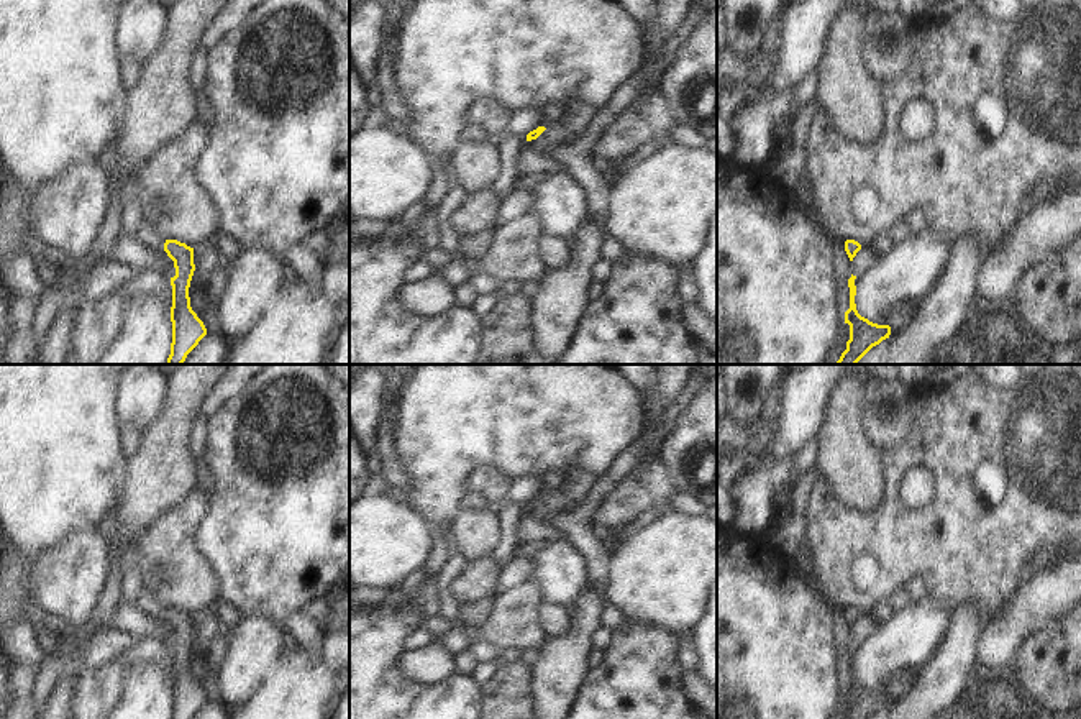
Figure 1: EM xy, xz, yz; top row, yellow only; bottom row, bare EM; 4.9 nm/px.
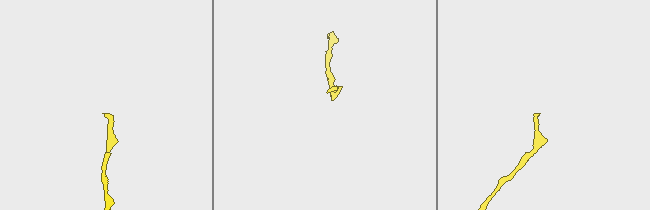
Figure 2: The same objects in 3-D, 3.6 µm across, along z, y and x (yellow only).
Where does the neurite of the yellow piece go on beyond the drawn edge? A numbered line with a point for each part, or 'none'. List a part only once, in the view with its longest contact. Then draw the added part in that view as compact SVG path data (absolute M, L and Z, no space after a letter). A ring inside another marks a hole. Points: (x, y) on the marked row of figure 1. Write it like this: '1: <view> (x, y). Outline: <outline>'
none.

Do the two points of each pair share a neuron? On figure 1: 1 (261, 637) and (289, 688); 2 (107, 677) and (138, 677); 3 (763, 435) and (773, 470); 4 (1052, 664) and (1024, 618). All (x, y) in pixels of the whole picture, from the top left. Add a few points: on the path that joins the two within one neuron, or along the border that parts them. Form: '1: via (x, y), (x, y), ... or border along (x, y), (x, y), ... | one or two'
1: border along (291, 642), (282, 654), (281, 664), (251, 693) | two
2: border along (130, 664), (118, 701) | two
3: border along (765, 452), (752, 457) | two
4: border along (1063, 614), (1030, 634), (1009, 662) | two

